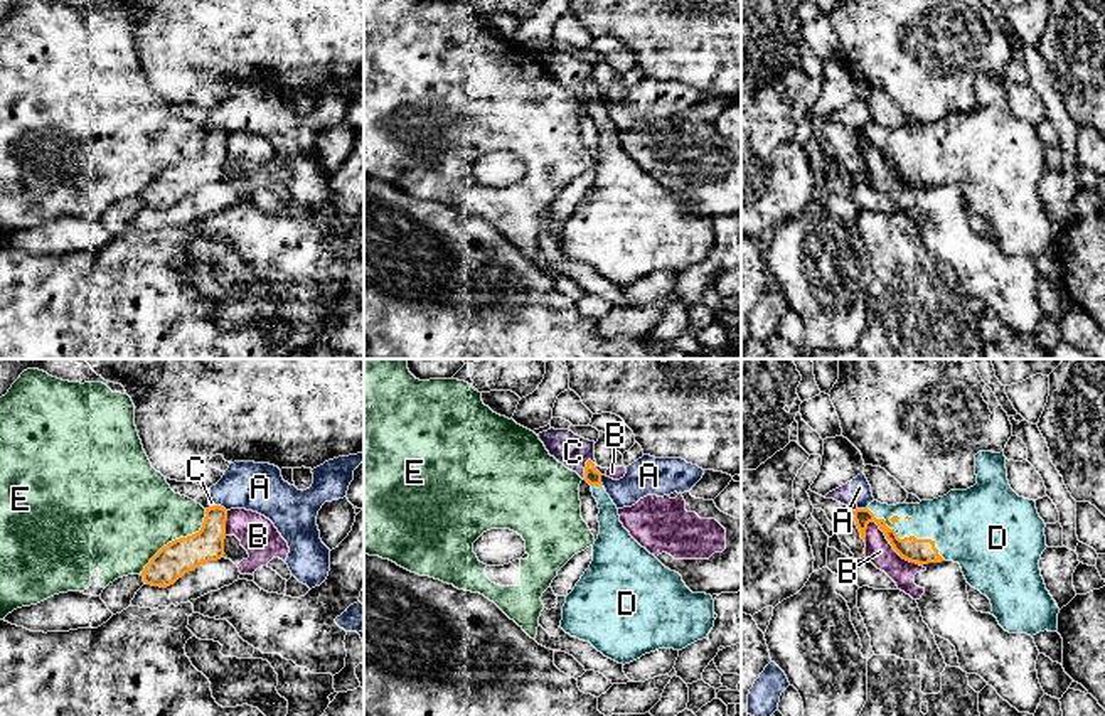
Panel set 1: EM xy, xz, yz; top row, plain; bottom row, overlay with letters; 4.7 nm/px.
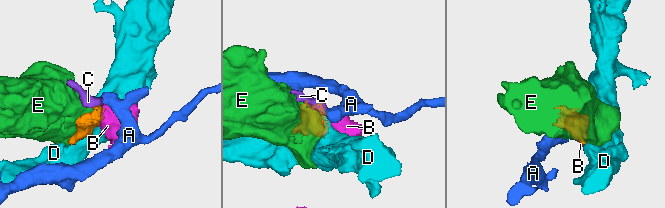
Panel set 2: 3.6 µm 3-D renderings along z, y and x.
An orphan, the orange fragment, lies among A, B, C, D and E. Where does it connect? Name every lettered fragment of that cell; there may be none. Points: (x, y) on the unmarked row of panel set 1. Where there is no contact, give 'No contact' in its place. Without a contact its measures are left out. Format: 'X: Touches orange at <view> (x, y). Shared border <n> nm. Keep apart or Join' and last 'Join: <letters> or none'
A: Touches orange at xy (219, 128). Shared border 70 nm. Keep apart
B: Touches orange at yz (890, 165). Shared border 320 nm. Keep apart
C: Touches orange at xz (593, 88). Shared border 110 nm. Keep apart
D: Touches orange at yz (907, 160). Shared border 460 nm. Join
E: Touches orange at xy (177, 162). Shared border 440 nm. Keep apart
Join: D

